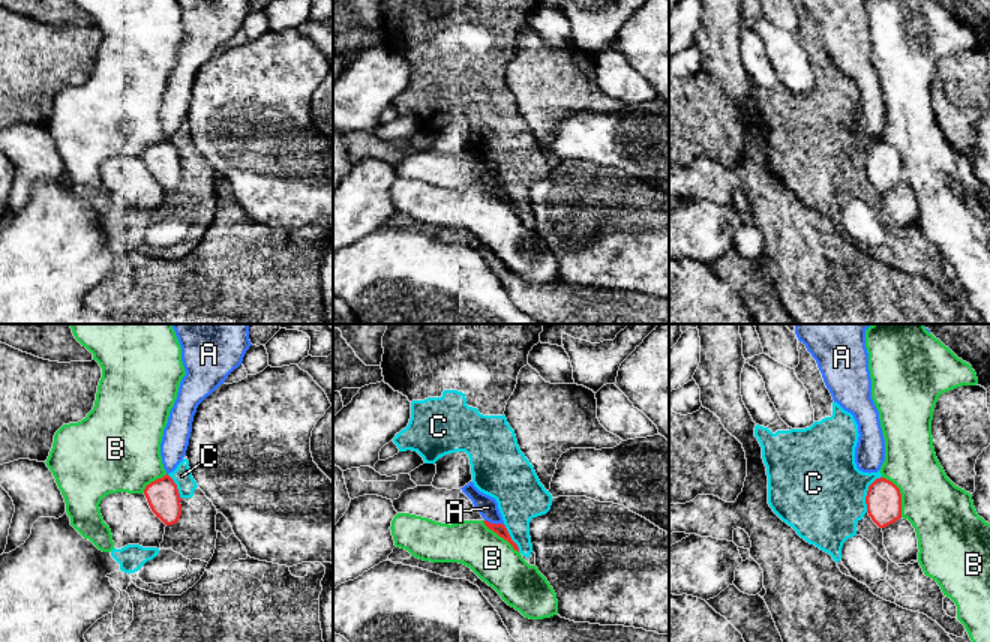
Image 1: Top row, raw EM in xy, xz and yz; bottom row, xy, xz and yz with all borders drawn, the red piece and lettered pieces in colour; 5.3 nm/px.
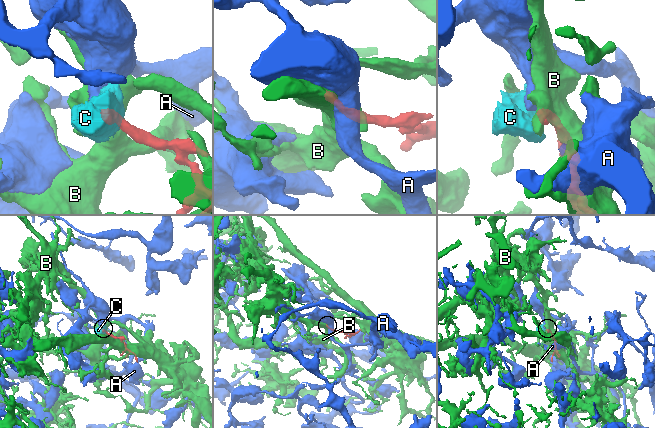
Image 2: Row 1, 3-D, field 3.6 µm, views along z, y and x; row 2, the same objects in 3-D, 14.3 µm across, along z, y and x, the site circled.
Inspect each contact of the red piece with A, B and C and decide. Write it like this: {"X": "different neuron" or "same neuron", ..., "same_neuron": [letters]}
{"A": "different neuron", "B": "different neuron", "C": "different neuron", "same_neuron": []}

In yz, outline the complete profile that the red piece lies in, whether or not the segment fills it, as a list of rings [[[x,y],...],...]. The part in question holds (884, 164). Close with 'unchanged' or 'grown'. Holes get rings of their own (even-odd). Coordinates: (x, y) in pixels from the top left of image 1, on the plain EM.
[[[884,141],[876,142],[868,150],[866,168],[868,180],[879,192],[885,192],[902,182],[900,153]]]; unchanged

